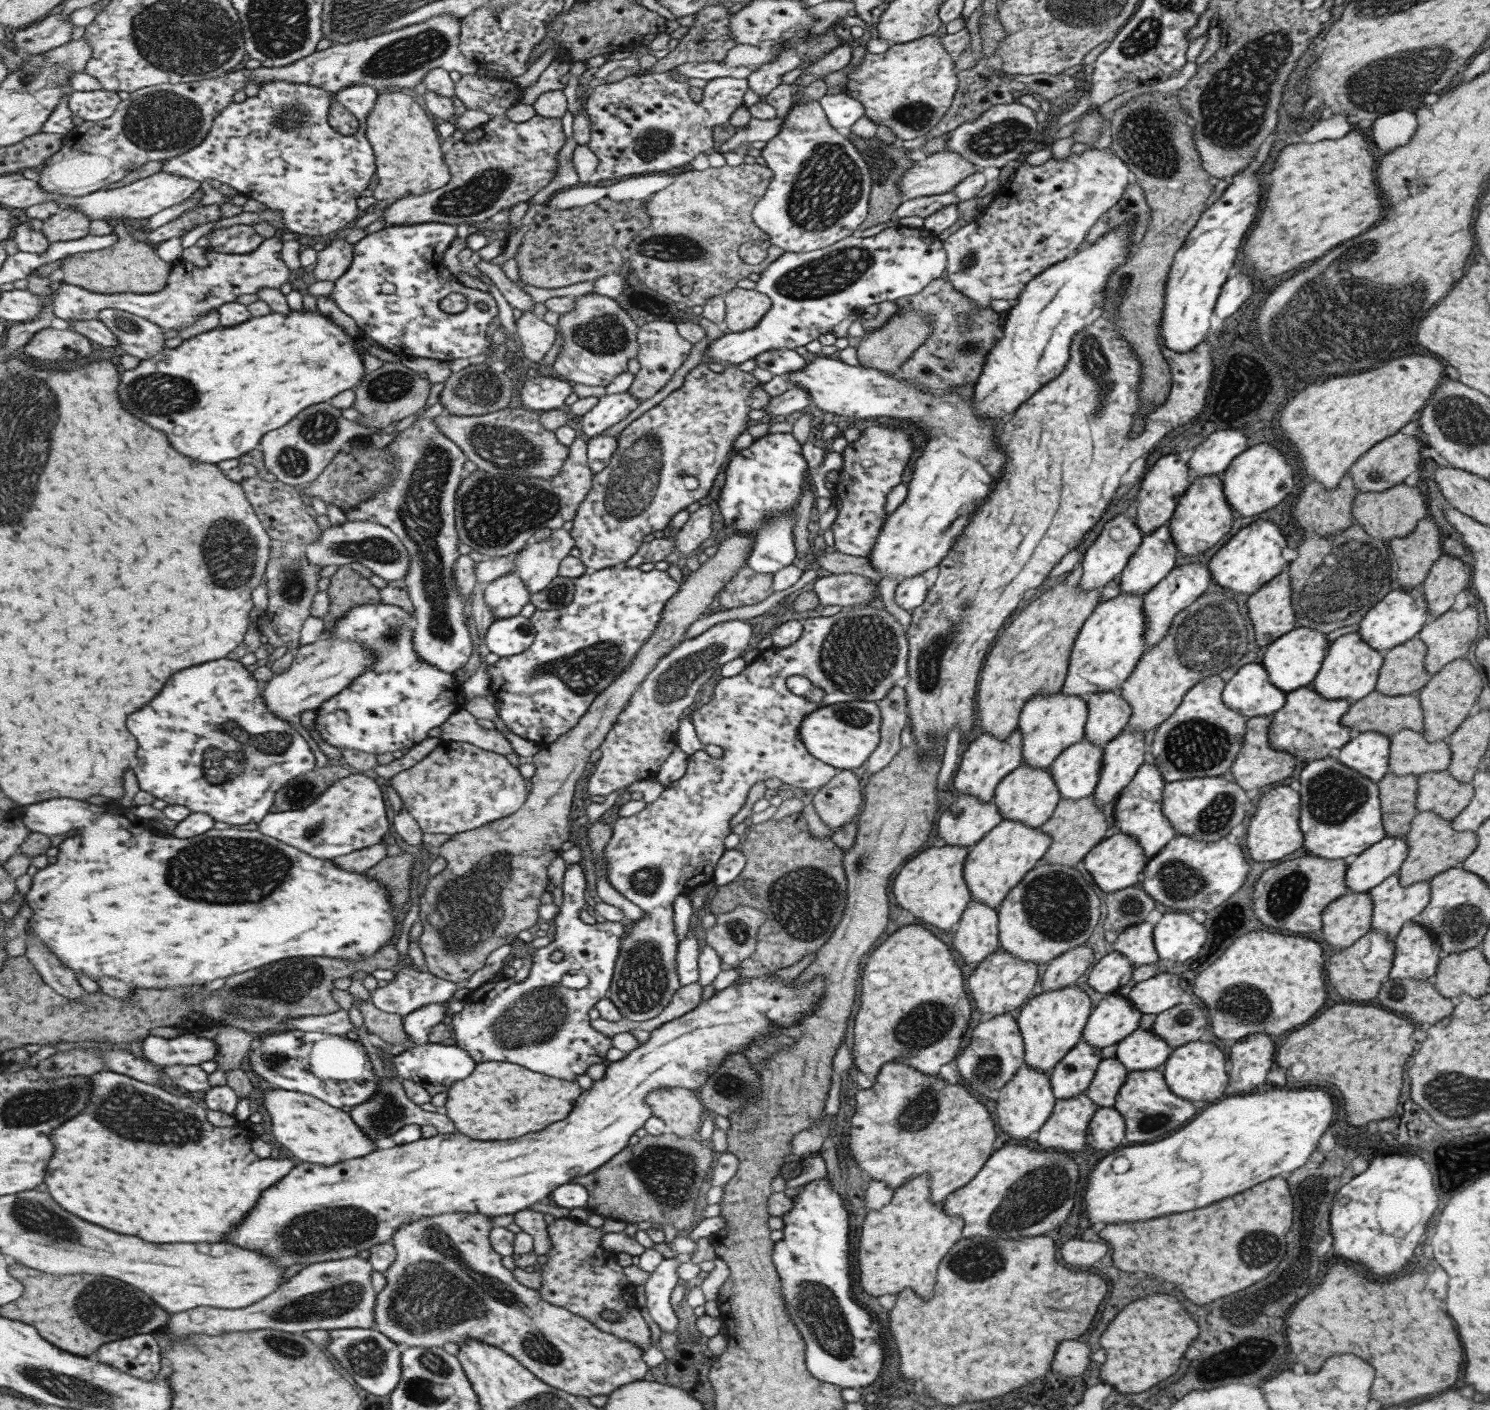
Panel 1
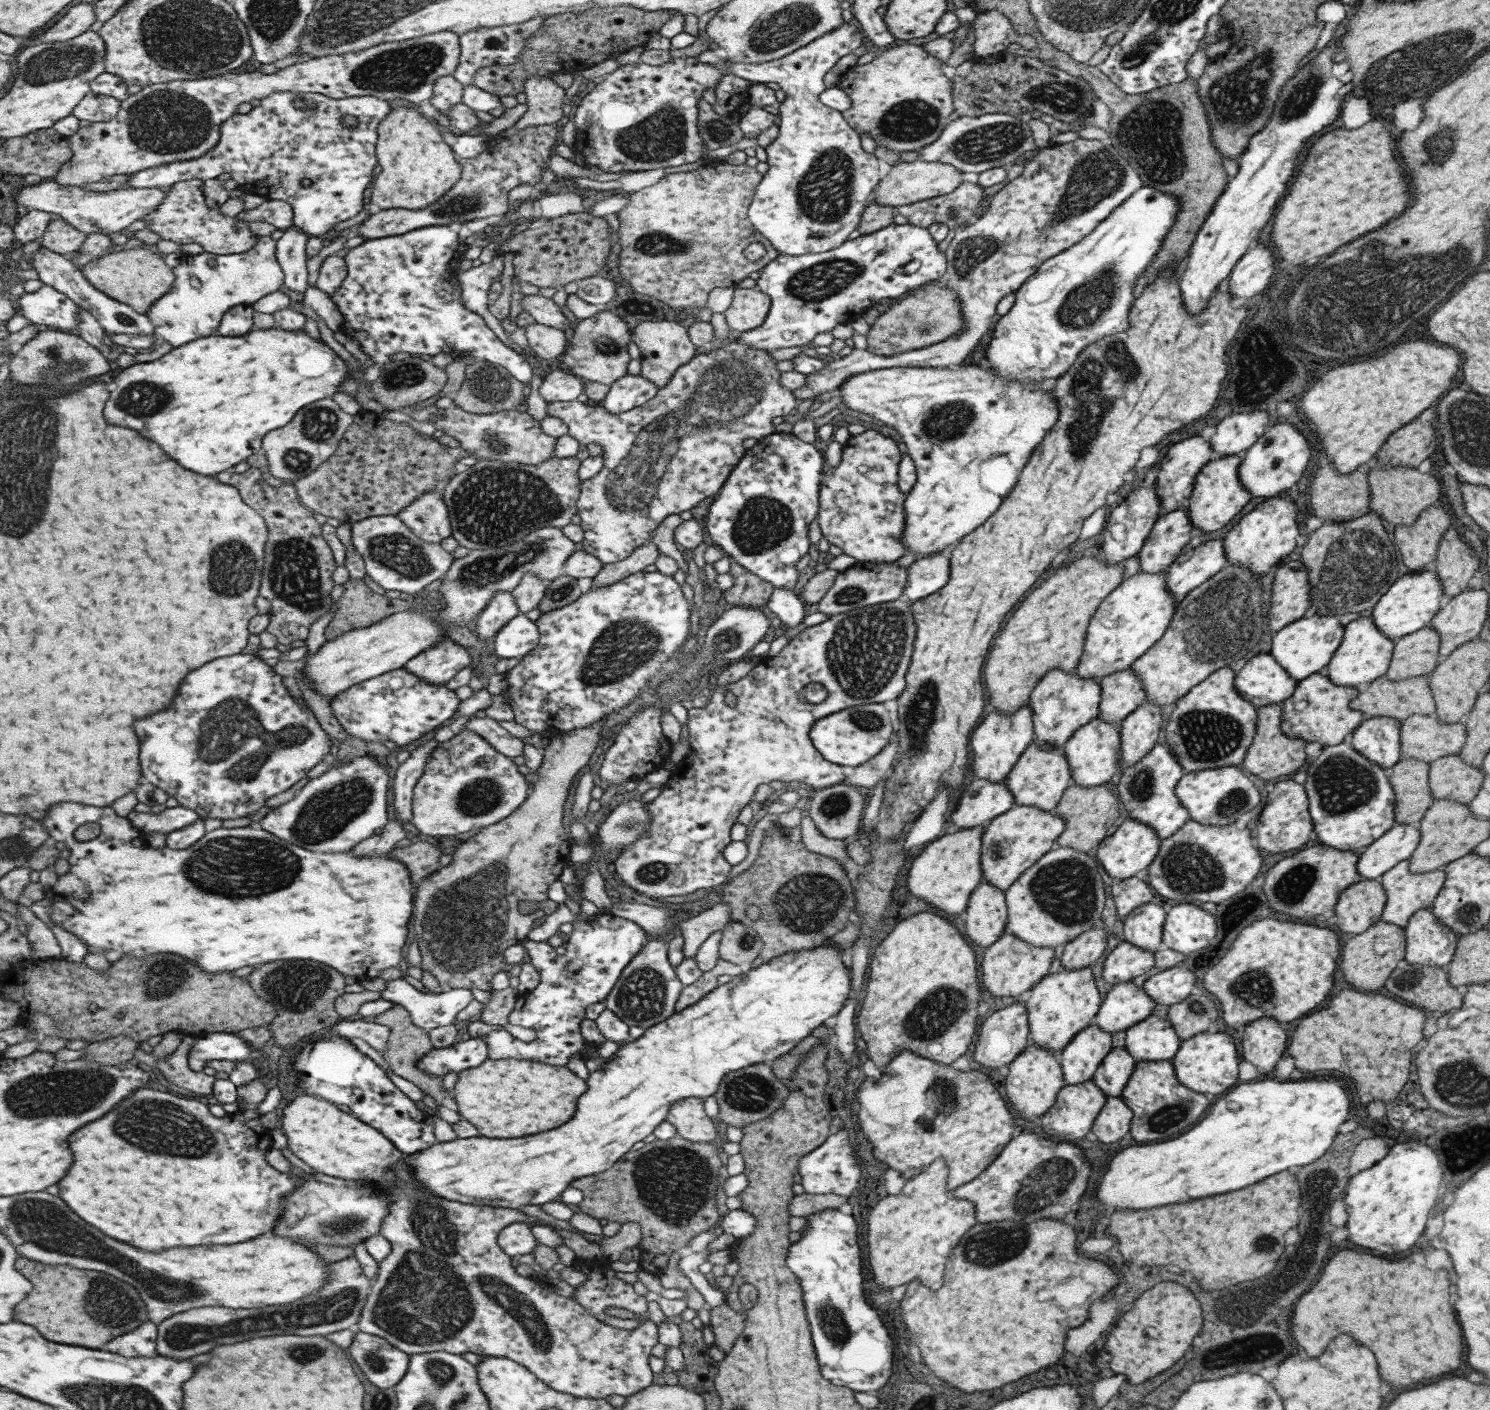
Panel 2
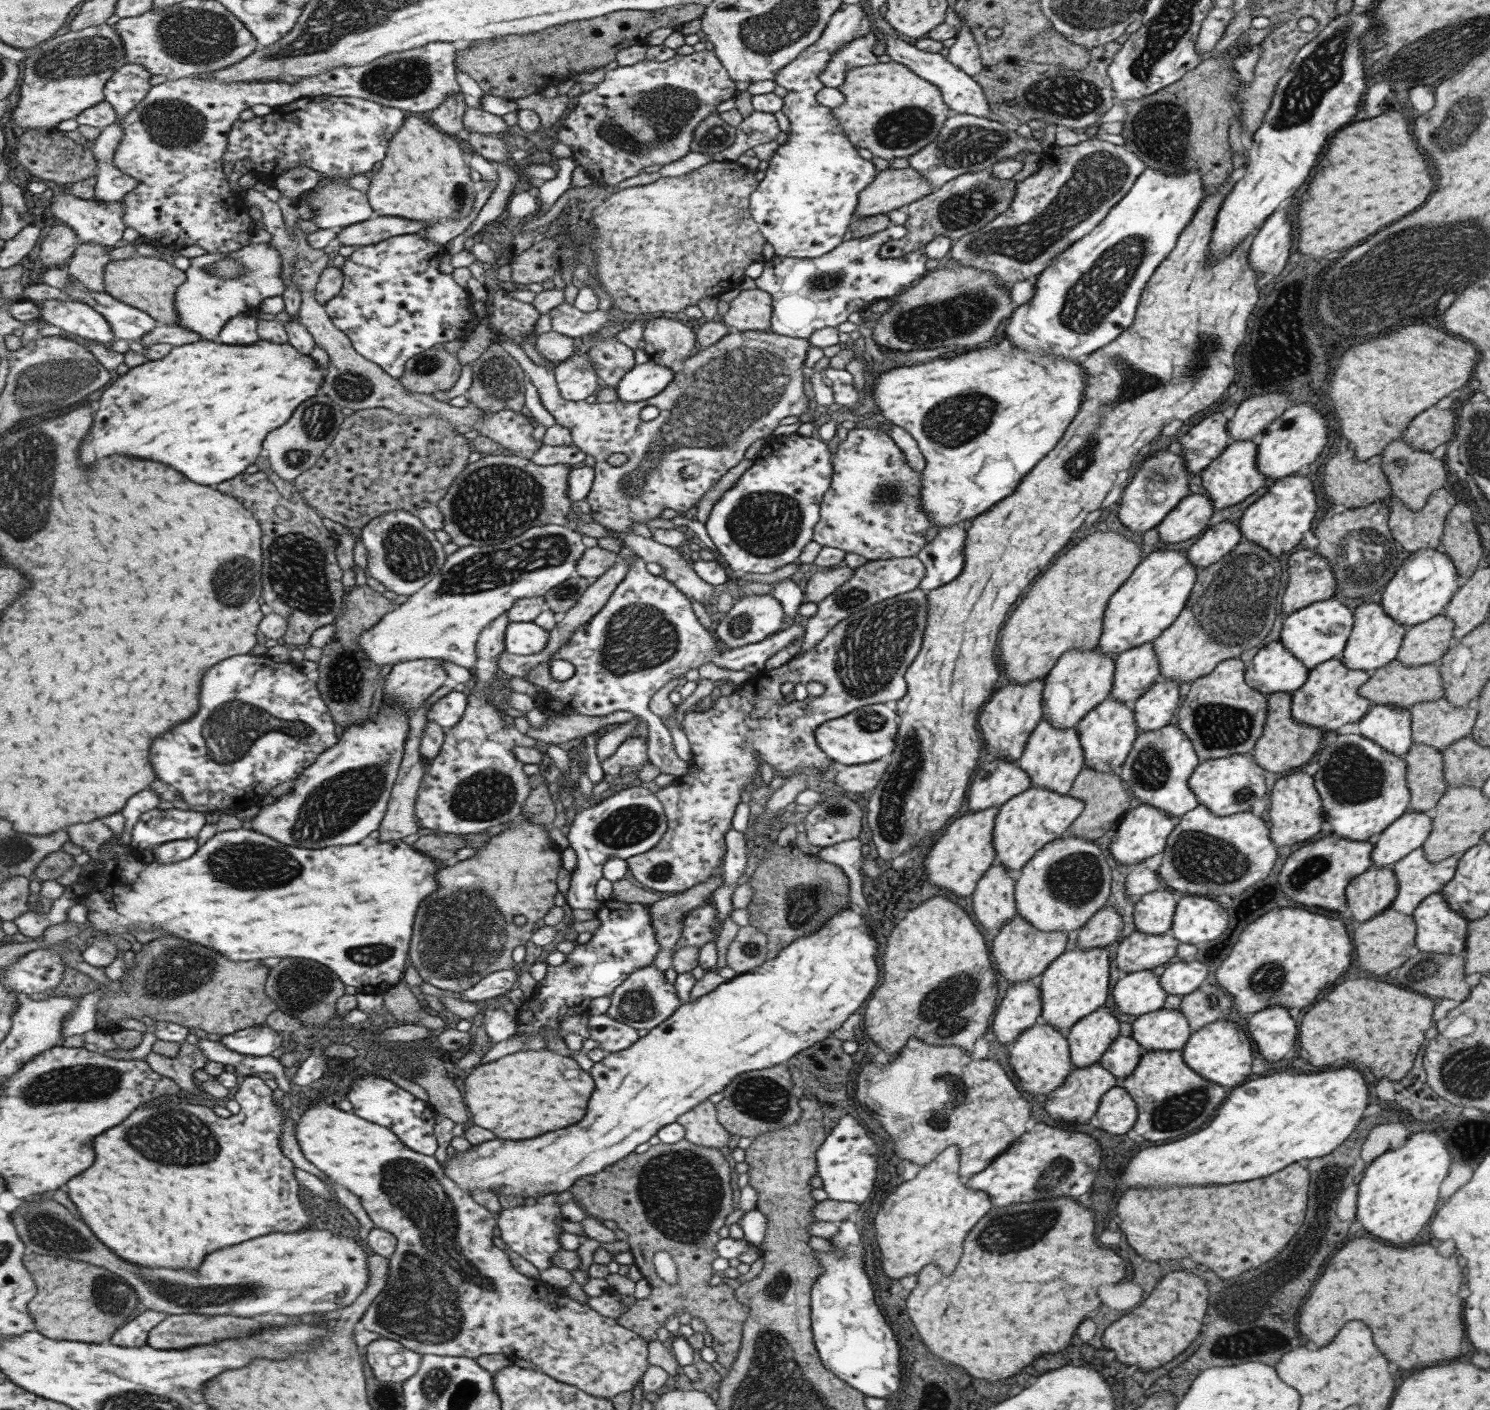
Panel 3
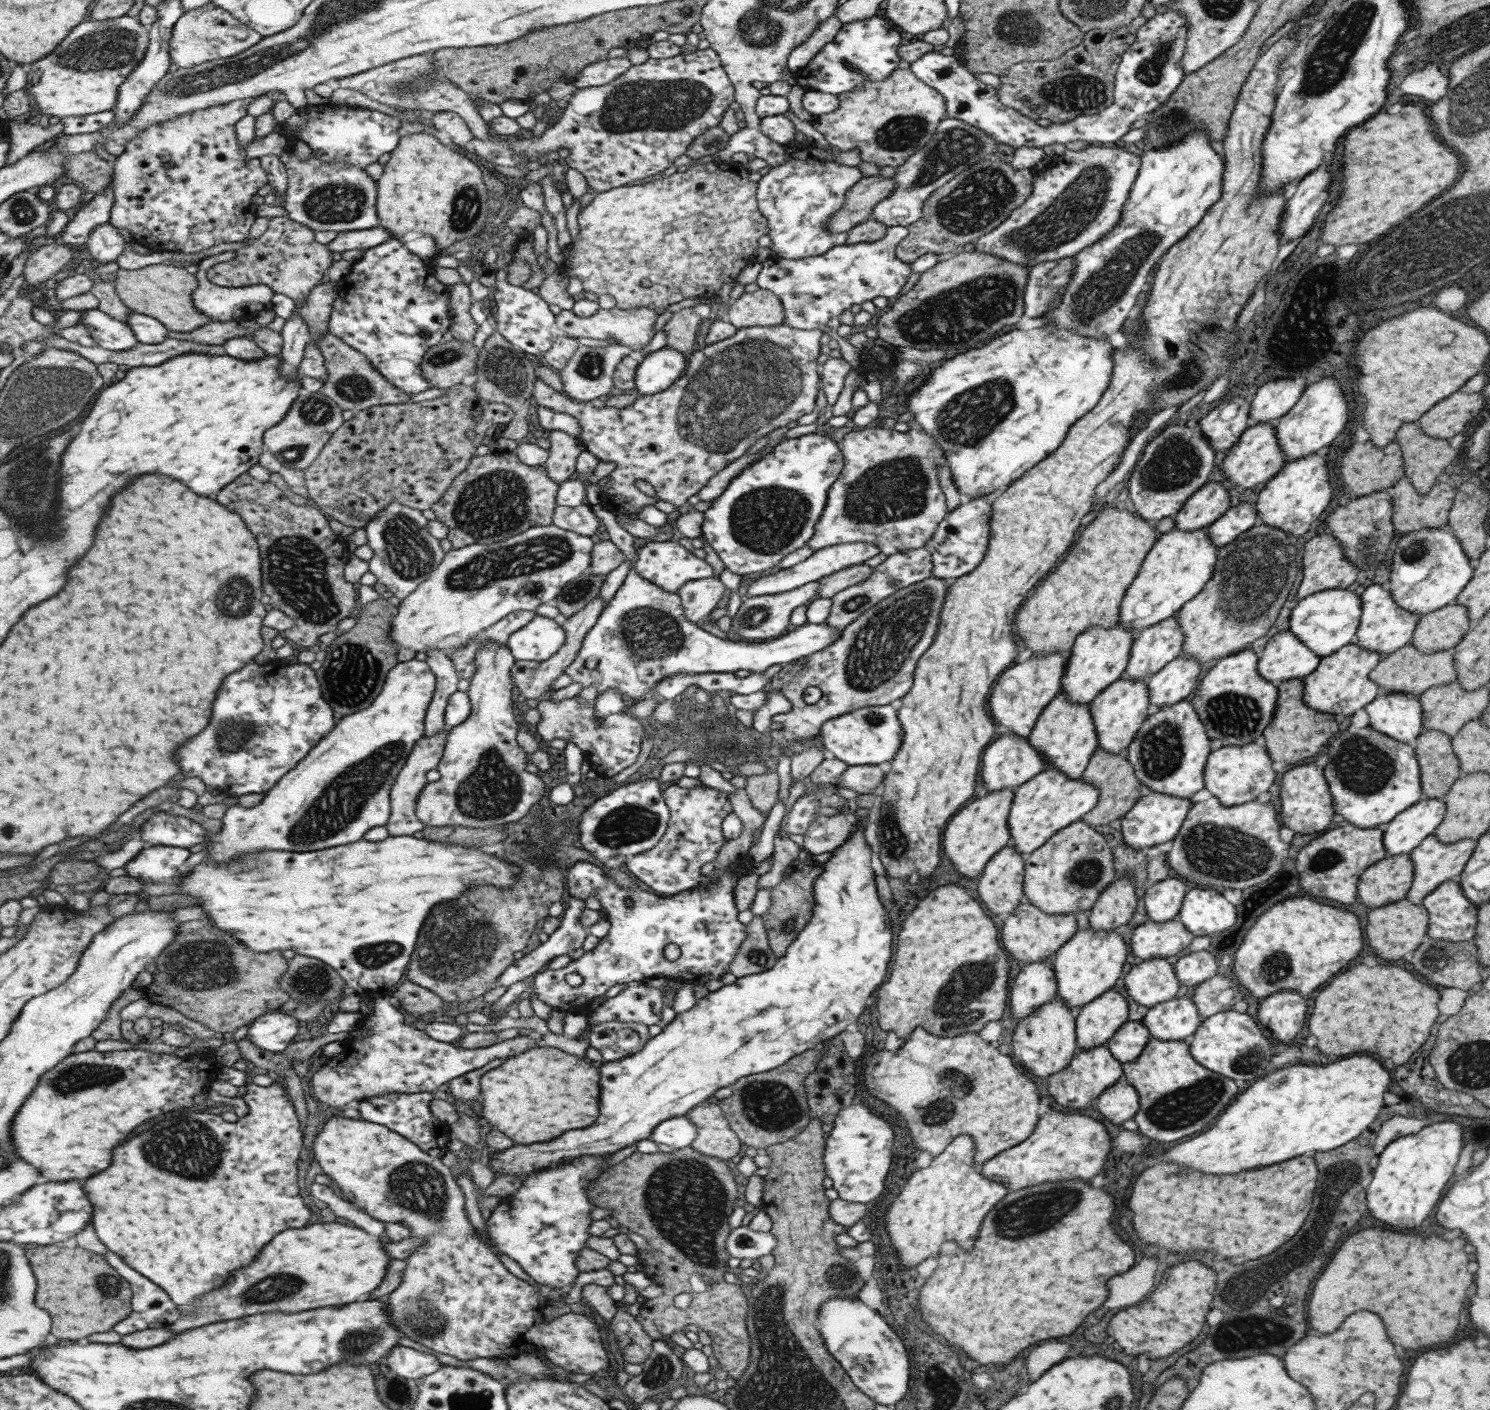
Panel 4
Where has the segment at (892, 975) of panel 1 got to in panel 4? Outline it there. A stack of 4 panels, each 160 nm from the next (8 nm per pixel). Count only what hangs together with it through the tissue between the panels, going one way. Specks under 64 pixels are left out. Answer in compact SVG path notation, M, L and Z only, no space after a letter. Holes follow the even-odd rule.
M954 884L937 887L915 906L901 924L889 976L875 994L877 1026L905 1039L918 1026L938 1037L978 1032L987 1022L999 1020L1008 1008L1009 959L999 945L995 925L971 893Z

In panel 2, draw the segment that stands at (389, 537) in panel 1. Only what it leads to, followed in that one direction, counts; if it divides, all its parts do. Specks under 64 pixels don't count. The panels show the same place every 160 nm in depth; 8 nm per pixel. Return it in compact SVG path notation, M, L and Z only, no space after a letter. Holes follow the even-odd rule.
M397 515L367 518L352 524L352 545L362 557L366 573L386 590L398 590L404 597L413 598L425 586L445 578L454 558L438 543L427 543L415 535L405 520Z

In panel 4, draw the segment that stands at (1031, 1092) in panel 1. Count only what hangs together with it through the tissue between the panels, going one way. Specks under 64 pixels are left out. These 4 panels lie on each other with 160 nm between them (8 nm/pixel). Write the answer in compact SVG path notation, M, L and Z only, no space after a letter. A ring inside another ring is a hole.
M1057 997L1043 1002L1039 1009L1016 1022L1011 1036L1011 1054L1019 1064L1028 1070L1030 1076L1046 1079L1050 1074L1055 1074L1069 1064L1073 1055L1079 1048L1075 1043L1075 1013Z

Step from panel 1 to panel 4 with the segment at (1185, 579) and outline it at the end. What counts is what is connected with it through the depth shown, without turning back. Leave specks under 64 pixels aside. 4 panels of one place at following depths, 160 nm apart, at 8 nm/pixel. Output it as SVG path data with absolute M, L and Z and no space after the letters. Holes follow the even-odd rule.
M1243 502L1229 508L1222 516L1207 526L1209 541L1216 548L1221 548L1232 542L1239 534L1257 524L1255 504Z

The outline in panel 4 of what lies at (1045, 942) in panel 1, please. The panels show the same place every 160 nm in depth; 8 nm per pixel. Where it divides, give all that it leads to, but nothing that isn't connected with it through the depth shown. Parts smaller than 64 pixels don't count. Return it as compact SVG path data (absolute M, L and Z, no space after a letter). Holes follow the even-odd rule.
M1077 820L1058 830L1039 848L1022 858L1024 864L1022 891L1024 902L1036 906L1045 914L1074 914L1081 910L1090 910L1105 887L1115 879L1112 863L1112 850L1105 833L1091 827L1087 822Z

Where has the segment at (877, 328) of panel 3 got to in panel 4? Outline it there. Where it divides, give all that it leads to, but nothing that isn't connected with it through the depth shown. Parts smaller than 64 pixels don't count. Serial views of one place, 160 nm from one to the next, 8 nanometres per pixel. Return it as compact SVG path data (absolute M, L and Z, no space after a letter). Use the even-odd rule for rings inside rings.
M957 251L953 257L924 270L912 288L890 301L887 308L874 317L880 338L894 347L915 347L917 350L945 350L950 355L975 349L981 340L991 338L1003 326L1015 324L1022 314L1023 289L1028 267L1011 264L998 256L984 252Z

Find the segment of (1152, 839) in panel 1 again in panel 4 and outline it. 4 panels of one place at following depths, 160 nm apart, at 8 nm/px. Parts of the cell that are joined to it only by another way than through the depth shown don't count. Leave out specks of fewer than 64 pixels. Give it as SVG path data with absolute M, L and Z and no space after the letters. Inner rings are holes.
M1186 697L1173 705L1165 704L1151 710L1124 754L1144 791L1190 800L1197 790L1204 787L1202 772L1210 753L1209 745L1210 738L1205 736L1204 726Z

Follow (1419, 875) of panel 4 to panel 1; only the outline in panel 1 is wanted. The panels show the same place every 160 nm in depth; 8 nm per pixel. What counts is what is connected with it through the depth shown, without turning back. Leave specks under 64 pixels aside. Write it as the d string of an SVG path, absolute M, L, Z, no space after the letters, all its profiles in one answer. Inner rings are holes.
M1392 874L1368 890L1372 902L1371 930L1385 933L1393 940L1399 929L1427 906L1430 888L1427 880L1409 886L1401 886L1398 875Z

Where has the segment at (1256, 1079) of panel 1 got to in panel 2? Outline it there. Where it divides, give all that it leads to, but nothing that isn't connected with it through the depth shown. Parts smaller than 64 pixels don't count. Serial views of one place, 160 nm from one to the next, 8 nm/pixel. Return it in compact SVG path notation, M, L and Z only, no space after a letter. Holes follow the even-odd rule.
M1258 1018L1248 1022L1240 1028L1241 1034L1241 1058L1249 1064L1253 1064L1257 1074L1269 1077L1269 1072L1274 1070L1275 1062L1279 1060L1285 1050L1285 1032L1279 1028L1279 1024L1271 1018Z

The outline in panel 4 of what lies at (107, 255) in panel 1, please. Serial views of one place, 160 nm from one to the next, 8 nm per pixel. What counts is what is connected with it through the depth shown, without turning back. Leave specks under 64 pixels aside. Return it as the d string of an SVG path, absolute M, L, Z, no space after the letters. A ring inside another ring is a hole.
M162 262L135 270L119 269L115 274L116 291L121 301L133 311L160 320L171 331L191 332L215 320L196 307L193 294L200 282L196 275L185 270L185 265Z

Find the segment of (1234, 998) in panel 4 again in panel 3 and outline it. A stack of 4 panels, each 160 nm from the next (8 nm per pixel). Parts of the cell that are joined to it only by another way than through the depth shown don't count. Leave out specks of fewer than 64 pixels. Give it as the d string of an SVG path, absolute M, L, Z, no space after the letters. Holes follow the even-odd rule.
M1204 982L1193 993L1180 999L1178 1011L1187 1019L1192 1031L1222 1019L1231 1006L1231 997L1225 990L1207 986Z

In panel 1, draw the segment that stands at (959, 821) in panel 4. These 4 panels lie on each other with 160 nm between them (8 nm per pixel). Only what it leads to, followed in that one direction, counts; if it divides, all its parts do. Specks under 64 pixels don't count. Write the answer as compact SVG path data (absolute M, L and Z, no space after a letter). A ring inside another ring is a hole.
M945 844L941 847L929 847L908 860L891 884L895 902L925 924L931 924L943 932L952 930L971 902L962 871L967 851L965 846Z

